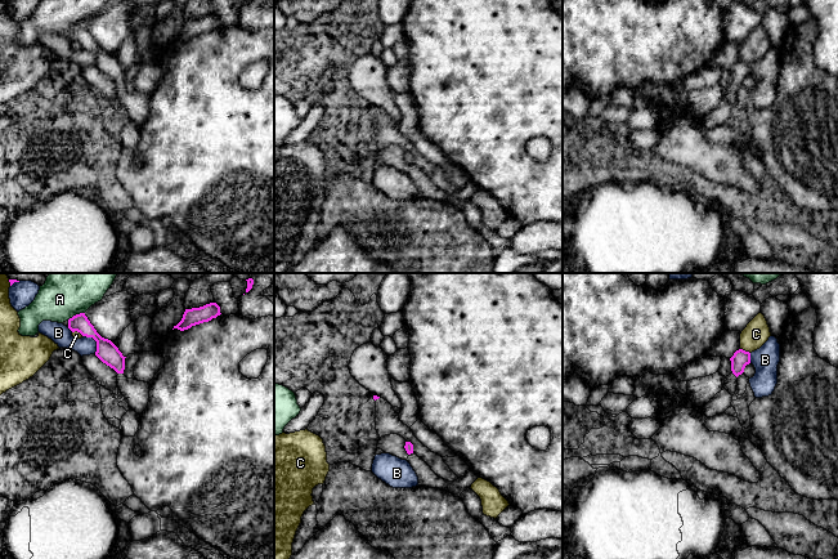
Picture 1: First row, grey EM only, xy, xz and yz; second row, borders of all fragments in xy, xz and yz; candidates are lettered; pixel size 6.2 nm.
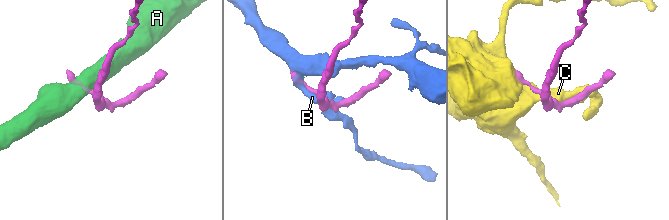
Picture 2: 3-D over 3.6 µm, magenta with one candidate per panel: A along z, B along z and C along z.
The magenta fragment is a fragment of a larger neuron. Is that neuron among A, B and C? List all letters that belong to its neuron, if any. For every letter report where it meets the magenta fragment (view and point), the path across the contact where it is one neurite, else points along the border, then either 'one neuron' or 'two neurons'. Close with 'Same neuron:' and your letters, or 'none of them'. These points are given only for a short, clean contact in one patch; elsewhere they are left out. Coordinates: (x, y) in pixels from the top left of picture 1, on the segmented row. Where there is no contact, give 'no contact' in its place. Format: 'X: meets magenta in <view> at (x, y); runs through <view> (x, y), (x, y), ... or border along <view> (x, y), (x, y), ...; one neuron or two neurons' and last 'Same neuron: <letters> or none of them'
A: meets magenta in xy at (76, 314); border along xy (84, 312), (76, 313), (67, 320); two neurons
B: meets magenta in xy at (95, 340); two neurons
C: meets magenta in yz at (744, 350); two neurons
Same neuron: none of them

